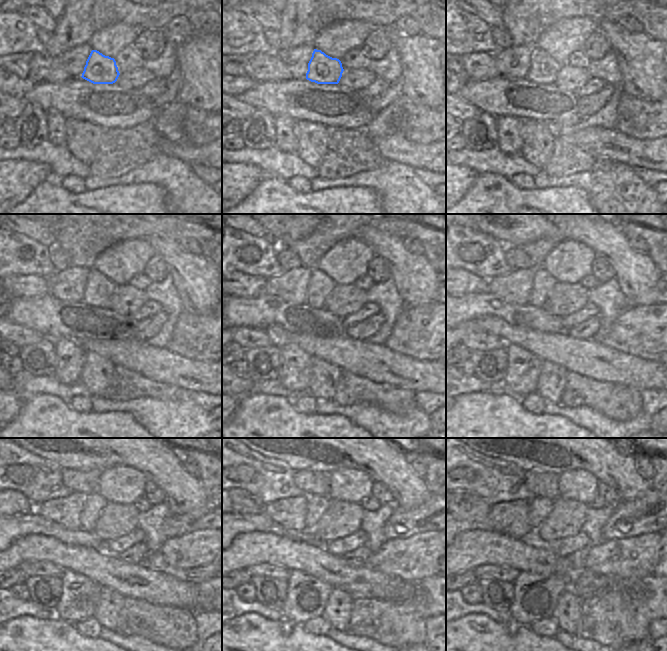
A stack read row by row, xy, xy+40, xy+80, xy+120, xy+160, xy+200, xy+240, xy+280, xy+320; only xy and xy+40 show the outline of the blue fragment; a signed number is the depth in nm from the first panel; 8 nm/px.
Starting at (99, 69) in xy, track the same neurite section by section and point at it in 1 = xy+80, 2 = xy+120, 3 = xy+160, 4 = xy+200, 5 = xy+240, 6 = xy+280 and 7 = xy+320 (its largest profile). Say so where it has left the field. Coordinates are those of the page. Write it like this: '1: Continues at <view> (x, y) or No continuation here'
1: Continues at xy+80 (544, 69)
2: Continues at xy+120 (98, 289)
3: Continues at xy+160 (320, 285)
4: Continues at xy+200 (543, 282)
5: Continues at xy+240 (95, 502)
6: Continues at xy+280 (317, 505)
7: Continues at xy+320 (539, 509)

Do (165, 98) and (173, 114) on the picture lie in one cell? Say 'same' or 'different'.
different

